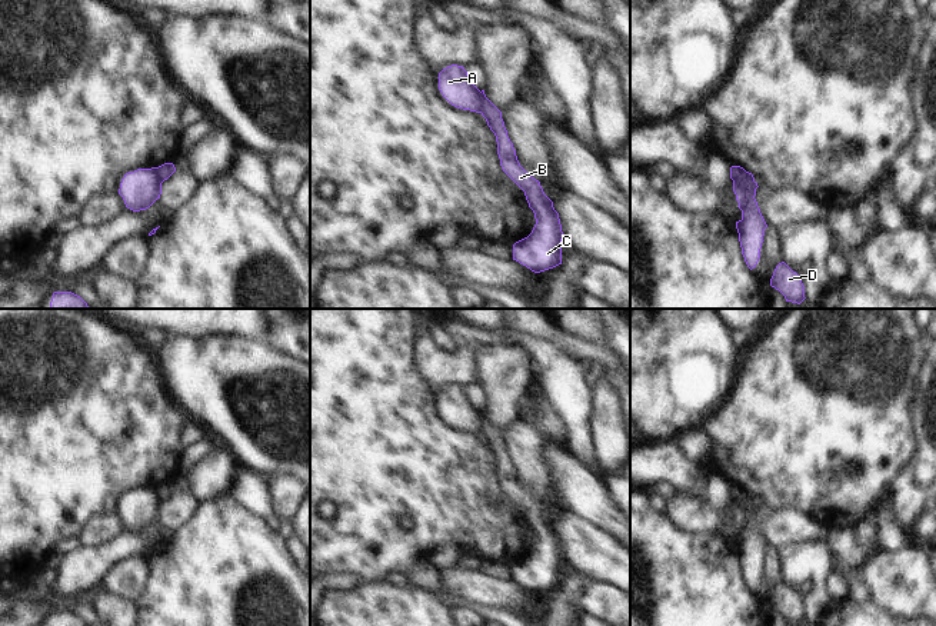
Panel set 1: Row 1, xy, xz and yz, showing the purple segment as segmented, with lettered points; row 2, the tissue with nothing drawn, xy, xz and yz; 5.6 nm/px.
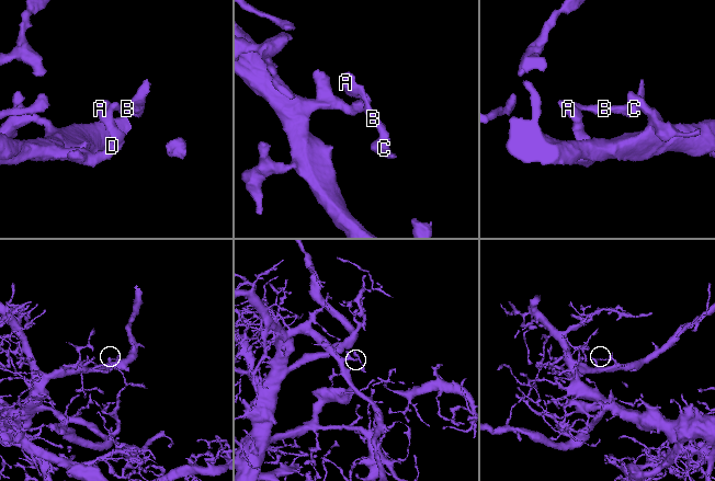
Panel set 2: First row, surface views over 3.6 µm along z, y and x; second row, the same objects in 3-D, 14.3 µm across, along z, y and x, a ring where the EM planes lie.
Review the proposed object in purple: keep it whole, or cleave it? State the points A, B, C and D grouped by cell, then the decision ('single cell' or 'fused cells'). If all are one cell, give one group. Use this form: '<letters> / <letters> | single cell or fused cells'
A D / B C | fused cells

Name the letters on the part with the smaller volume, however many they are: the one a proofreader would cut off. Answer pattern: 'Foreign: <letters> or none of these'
Foreign: B, C

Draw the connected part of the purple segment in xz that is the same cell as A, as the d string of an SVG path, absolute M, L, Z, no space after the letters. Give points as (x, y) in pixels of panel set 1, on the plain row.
M463 386L443 389L439 393L439 410L452 426L482 433L482 412L472 403Z

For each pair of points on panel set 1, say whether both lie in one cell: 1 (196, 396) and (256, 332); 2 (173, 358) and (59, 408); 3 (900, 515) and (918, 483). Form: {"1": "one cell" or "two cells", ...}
{"1": "two cells", "2": "two cells", "3": "one cell"}

